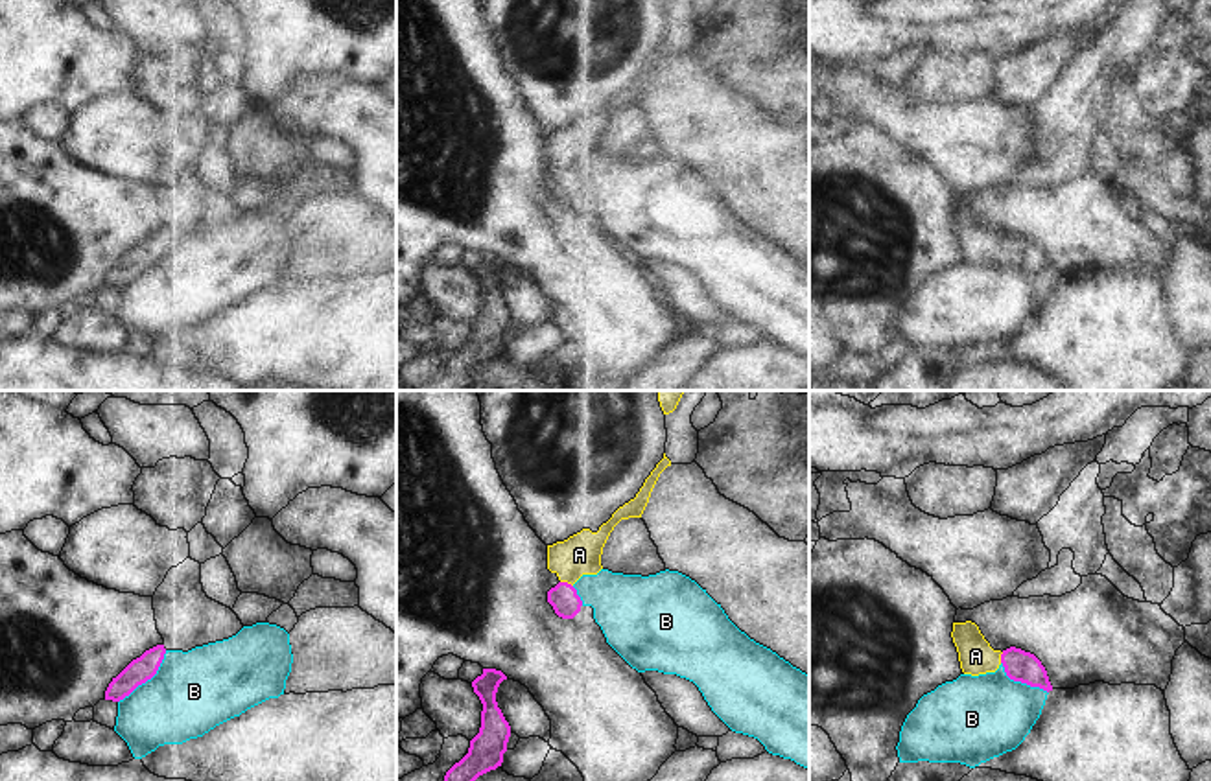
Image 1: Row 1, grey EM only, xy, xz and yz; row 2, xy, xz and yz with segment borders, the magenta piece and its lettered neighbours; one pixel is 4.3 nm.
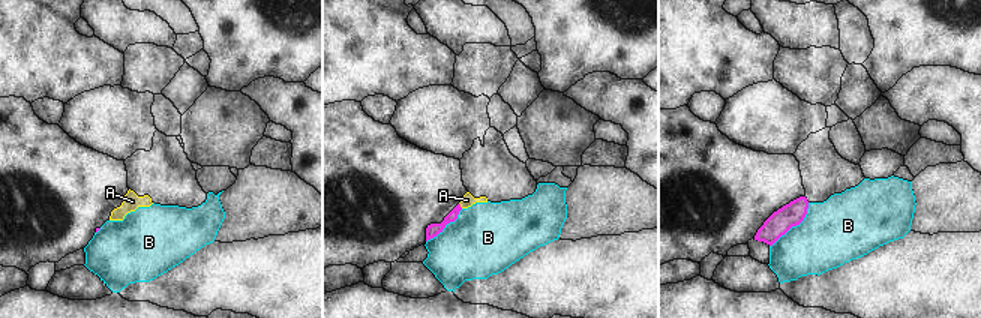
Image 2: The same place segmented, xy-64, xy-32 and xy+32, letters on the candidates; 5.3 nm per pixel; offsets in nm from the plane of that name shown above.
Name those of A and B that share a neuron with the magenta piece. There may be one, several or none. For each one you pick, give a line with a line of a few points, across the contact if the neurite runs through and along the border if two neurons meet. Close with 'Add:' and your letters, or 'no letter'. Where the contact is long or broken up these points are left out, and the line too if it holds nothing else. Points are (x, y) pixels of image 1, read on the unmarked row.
Add: A

